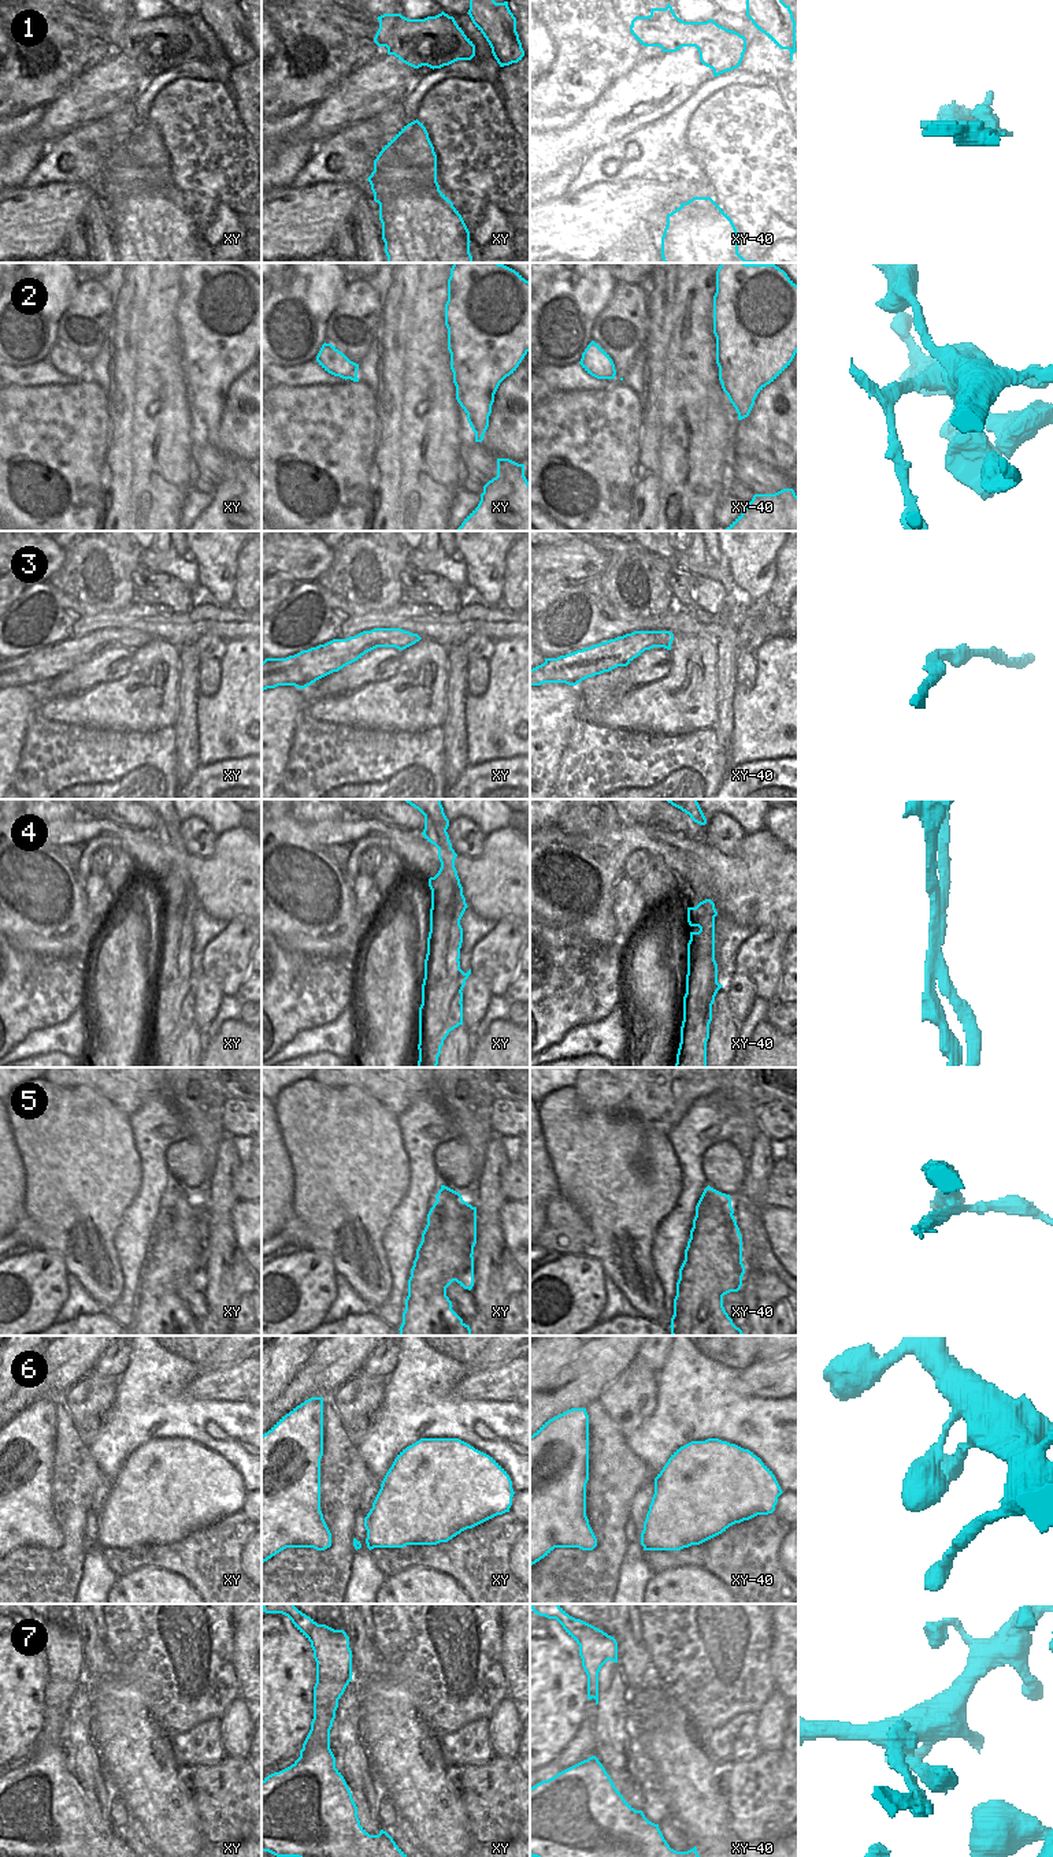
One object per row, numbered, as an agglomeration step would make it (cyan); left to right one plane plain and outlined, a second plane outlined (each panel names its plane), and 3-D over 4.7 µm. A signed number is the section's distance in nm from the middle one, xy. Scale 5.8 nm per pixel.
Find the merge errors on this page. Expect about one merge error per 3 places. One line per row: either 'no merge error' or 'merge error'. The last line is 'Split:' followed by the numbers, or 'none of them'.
1: merge error
2: merge error
3: no merge error
4: merge error
5: merge error
6: no merge error
7: merge error
Split: 1, 2, 4, 5, 7

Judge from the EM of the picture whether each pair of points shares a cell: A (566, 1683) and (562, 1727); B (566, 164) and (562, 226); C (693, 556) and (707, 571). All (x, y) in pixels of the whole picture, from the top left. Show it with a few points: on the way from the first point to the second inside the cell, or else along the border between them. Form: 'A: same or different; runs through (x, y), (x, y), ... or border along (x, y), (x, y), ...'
A: same; runs through (563, 1694), (562, 1716)
B: different; border along (567, 190), (544, 203)
C: different; border along (683, 554), (692, 564), (703, 564), (707, 560)

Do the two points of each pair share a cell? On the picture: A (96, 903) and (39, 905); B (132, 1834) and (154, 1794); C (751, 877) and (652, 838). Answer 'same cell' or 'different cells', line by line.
A: different cells
B: different cells
C: same cell

